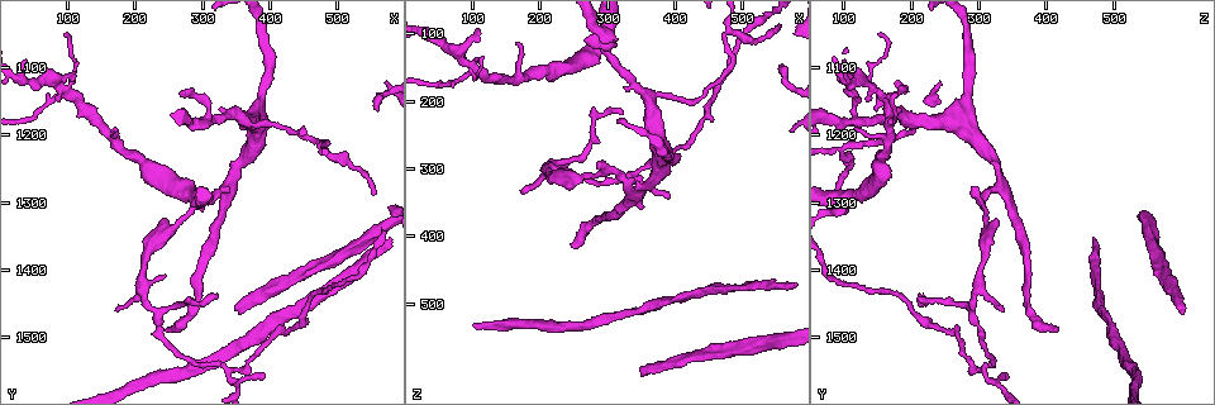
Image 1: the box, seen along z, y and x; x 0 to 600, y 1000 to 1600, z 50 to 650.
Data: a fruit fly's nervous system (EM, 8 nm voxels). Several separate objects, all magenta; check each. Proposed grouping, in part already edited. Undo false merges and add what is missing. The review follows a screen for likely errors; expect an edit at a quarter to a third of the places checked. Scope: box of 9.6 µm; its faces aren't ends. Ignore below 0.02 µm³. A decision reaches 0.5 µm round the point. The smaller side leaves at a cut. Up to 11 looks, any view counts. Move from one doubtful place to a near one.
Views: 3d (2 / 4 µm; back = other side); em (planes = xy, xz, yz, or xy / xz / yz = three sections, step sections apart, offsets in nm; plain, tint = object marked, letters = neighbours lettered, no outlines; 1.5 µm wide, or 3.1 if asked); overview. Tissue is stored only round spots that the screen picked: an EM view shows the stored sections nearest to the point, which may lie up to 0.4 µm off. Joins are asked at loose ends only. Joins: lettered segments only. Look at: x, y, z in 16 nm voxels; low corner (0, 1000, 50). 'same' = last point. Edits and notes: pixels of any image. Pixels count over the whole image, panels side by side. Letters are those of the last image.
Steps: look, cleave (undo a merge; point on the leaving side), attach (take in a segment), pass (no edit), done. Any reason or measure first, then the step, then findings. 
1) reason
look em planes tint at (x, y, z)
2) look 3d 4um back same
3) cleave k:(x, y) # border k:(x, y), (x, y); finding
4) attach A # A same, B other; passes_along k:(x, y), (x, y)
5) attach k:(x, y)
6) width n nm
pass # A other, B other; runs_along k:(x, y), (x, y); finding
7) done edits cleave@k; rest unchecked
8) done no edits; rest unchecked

look em planes letters at (300, 1180, 125)

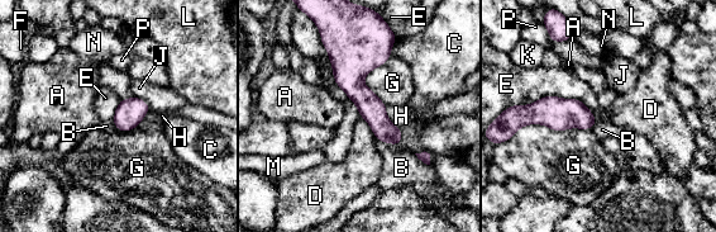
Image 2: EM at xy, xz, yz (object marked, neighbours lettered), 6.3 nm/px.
pass # A other, B other, C other, D other, E other, F other, G other, H other, J other, K other, L other, M other, N other, P other; border 2:(591, 128), (524, 124), (495, 145); all the same neuron

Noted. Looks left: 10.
sudden change in width
look em xz step 8 letters at (380, 1225, 305)

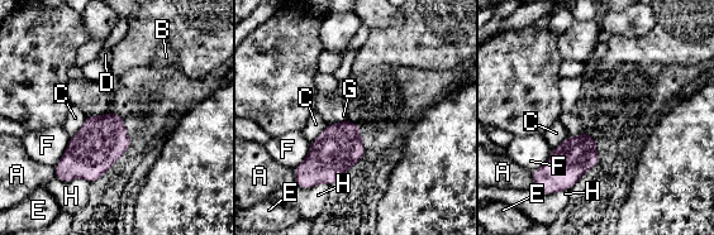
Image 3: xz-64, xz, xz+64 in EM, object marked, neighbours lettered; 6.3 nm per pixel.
pass # A other, B other, C other, D other, E other, F other, G other, H other; border 3:(346, 119), (327, 125); all the same neuron

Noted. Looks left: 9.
free end
look 3d 4um at (245, 1410, 310)

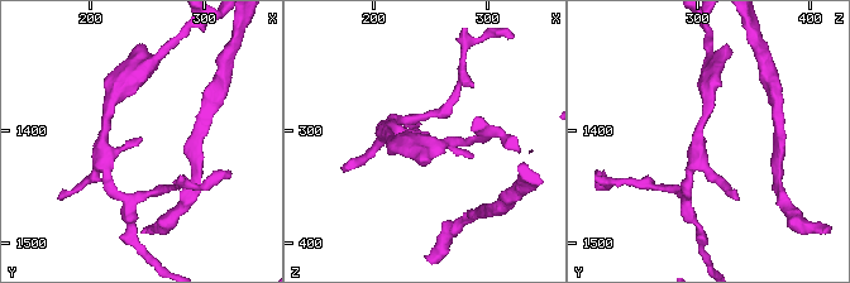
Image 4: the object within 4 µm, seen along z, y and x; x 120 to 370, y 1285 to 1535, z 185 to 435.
shape alone is not enough
look em planes letters at (244, 1408, 306)

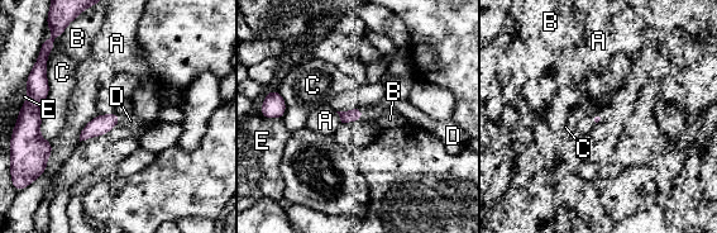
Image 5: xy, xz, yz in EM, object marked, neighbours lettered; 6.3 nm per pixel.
attach D # A other, B other, C other, D same, E other; it goes on there

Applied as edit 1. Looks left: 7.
look overview

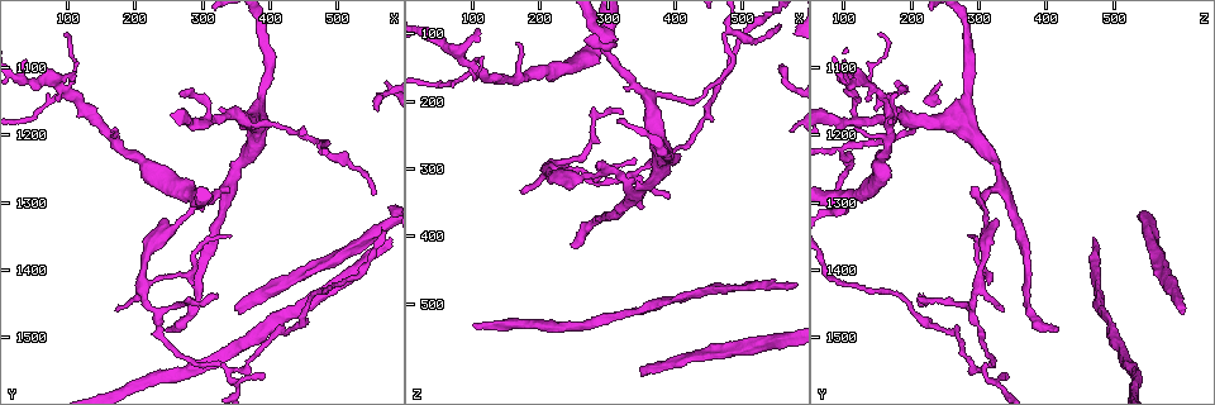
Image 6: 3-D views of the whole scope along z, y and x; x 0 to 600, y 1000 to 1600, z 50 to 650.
free end
look 3d 4um at (345, 1450, 595)

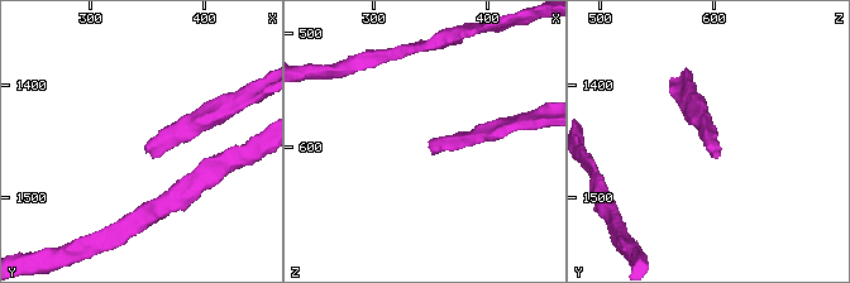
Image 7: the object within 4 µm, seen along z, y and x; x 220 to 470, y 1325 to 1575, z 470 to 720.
need the tissue
look em planes letters at (348, 1456, 602)

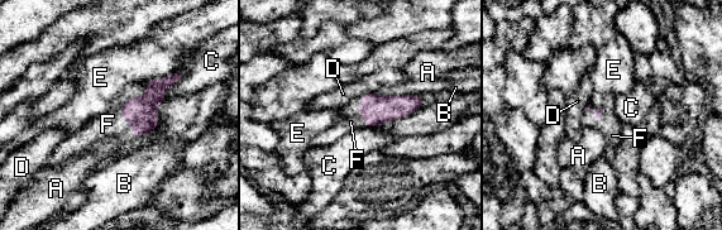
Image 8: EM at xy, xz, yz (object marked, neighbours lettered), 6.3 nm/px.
attach F # A other, B other, C other, D other, E other, F same; passes_along 8:(374, 109), (358, 111), (352, 120); it goes on there

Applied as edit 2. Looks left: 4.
done edits attach@5, attach@8; rest unchecked

